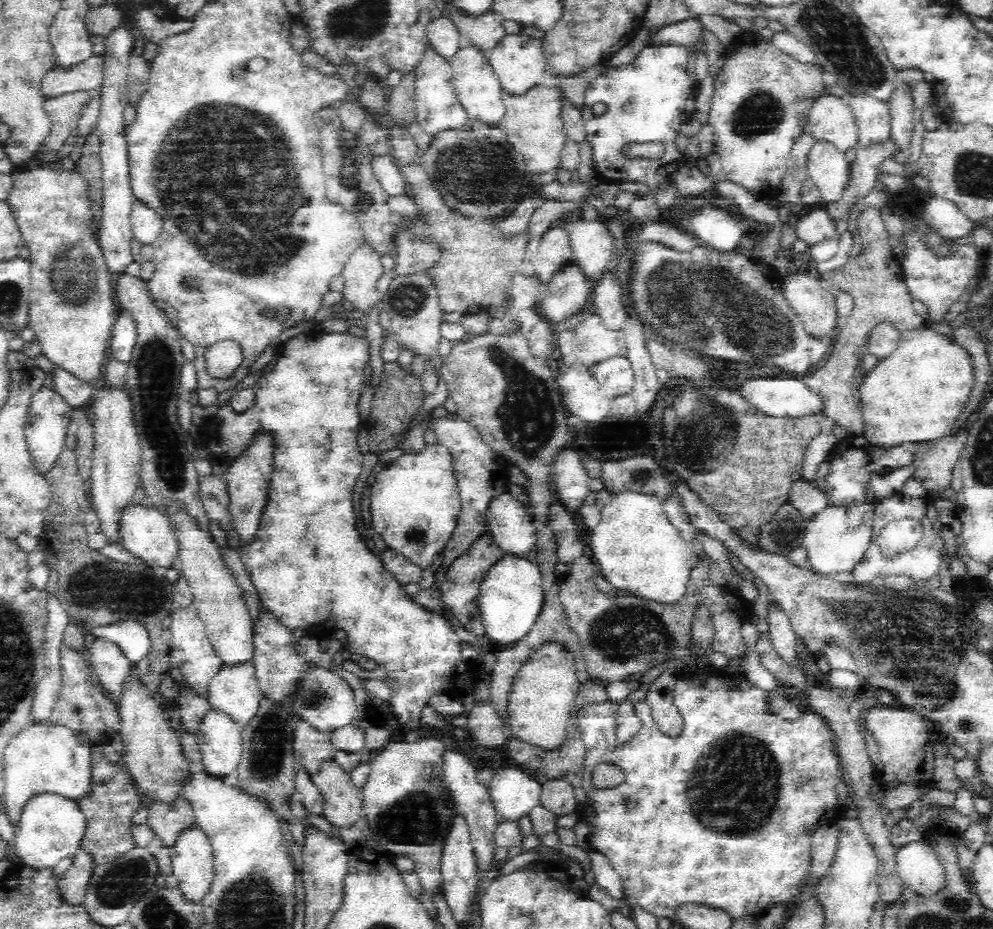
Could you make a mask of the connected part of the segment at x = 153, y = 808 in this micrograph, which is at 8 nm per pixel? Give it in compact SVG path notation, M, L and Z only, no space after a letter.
M180 796L176 800L176 808L170 812L162 804L148 804L148 824L152 826L152 832L164 842L164 846L172 848L178 838L184 832L190 832L192 828L198 828L194 804Z

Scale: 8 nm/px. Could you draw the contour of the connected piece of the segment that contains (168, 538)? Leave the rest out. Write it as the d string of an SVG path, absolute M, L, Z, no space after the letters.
M148 502L144 504L124 504L122 514L118 518L120 528L118 528L118 544L134 554L142 564L148 564L150 568L172 568L176 556L180 554L180 542L178 542L178 532L174 530L174 524L170 518L160 512L158 508L152 508Z

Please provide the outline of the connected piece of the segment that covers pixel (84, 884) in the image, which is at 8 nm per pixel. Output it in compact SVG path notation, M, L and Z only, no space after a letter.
M80 848L80 852L74 856L72 868L64 874L62 880L58 880L58 886L62 890L62 896L72 906L82 906L86 902L86 894L90 888L90 880L94 878L98 862L94 854Z

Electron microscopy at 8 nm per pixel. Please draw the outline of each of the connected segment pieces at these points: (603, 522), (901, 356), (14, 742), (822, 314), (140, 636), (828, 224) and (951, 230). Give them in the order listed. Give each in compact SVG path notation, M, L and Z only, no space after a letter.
M620 492L614 496L616 498L602 508L600 524L592 528L592 534L590 534L590 552L592 552L592 562L596 570L600 570L602 578L608 580L614 588L634 598L652 600L658 604L680 602L682 596L686 594L688 582L692 580L692 572L700 562L700 556L696 556L690 550L690 546L680 538L678 530L668 522L668 516L662 510L664 500L660 500L658 496L640 494L640 492Z
M910 328L902 332L900 346L882 362L876 364L866 374L858 376L856 394L860 400L864 432L862 436L876 448L902 448L904 444L930 444L948 438L952 424L958 420L968 404L970 392L974 388L974 368L970 354L960 348L954 340L944 340L942 336L926 328Z
M30 724L18 730L8 742L2 758L4 768L4 814L6 820L14 826L18 824L18 816L22 806L30 796L42 792L54 792L60 796L74 798L76 802L90 790L90 750L92 740L88 730L72 730L68 726L50 726L46 724Z
M814 272L790 274L784 280L784 294L808 336L814 340L830 340L838 334L838 306L836 296L828 294L820 284L822 278Z
M122 620L110 626L84 626L84 630L94 638L94 640L106 640L110 644L116 644L122 654L136 664L138 660L146 658L150 650L150 636L146 628L134 620Z
M814 210L804 212L800 220L794 222L796 234L800 240L808 242L810 248L816 244L822 244L826 240L838 240L836 232L836 220L828 214L828 210Z
M930 198L924 204L924 214L930 218L930 224L938 230L938 234L948 236L948 238L958 238L958 236L968 236L974 222L958 210L958 206L952 200L946 198Z

